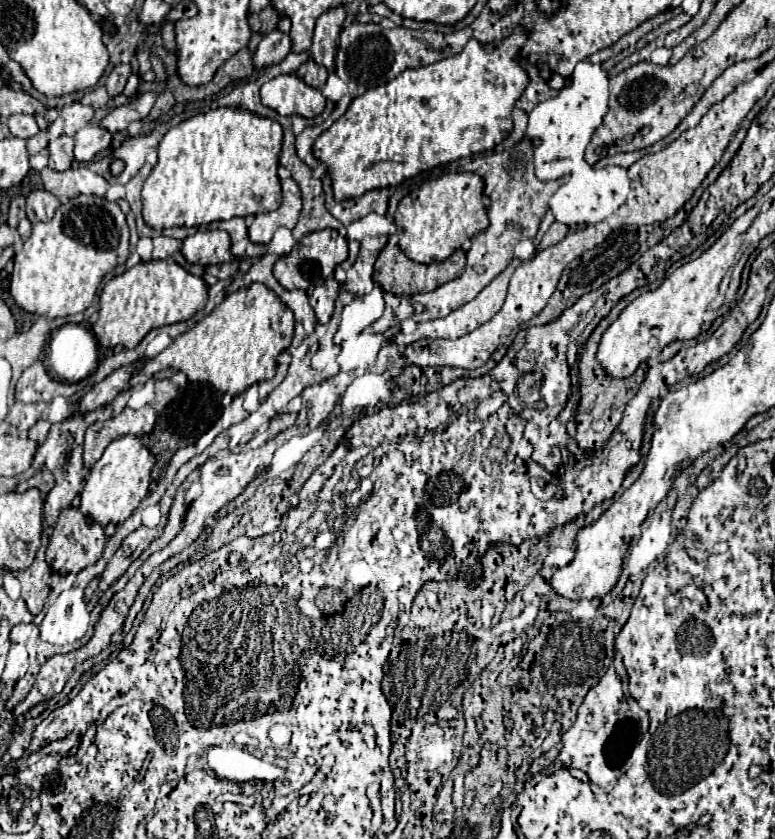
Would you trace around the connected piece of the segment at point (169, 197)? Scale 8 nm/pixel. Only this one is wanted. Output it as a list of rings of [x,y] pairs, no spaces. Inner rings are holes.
[[[218,107],[208,113],[200,113],[172,127],[160,147],[158,165],[148,175],[142,189],[144,221],[154,229],[166,227],[198,227],[212,221],[224,221],[232,217],[246,217],[268,213],[280,207],[282,189],[278,179],[278,153],[282,147],[282,127],[278,121],[252,115],[244,107]]]

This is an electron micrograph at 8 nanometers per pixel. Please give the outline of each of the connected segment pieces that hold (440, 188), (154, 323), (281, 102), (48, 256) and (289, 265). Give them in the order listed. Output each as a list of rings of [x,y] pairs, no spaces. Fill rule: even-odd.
[[[448,173],[424,183],[398,203],[394,223],[398,227],[400,249],[418,263],[434,263],[448,259],[466,239],[472,239],[488,227],[486,207],[482,205],[484,181],[476,173]]]
[[[176,261],[138,263],[118,277],[112,277],[100,293],[100,317],[92,325],[102,347],[136,347],[148,331],[190,319],[208,301],[208,285],[202,277],[188,273]]]
[[[278,75],[260,89],[262,103],[280,115],[316,117],[324,111],[326,99],[318,89],[312,89],[296,75]]]
[[[78,195],[68,203],[60,205],[54,217],[46,223],[36,223],[32,227],[32,235],[24,241],[24,247],[14,257],[14,271],[10,279],[10,295],[14,301],[28,313],[38,313],[46,319],[66,317],[74,313],[86,311],[98,293],[98,287],[106,273],[110,273],[116,265],[122,265],[128,259],[128,225],[126,215],[120,205],[108,201],[104,197],[94,195]]]
[[[322,229],[322,231],[314,231],[310,235],[306,235],[302,241],[298,241],[298,245],[284,257],[280,257],[274,265],[274,277],[278,279],[278,283],[286,289],[310,289],[316,287],[320,283],[324,283],[332,273],[334,267],[340,265],[342,261],[348,259],[348,243],[344,237],[340,237],[336,231],[332,229]]]

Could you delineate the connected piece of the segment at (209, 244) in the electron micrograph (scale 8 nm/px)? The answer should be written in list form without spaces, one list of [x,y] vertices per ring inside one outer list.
[[[198,231],[198,235],[190,235],[184,239],[184,247],[182,247],[184,257],[190,263],[196,265],[216,265],[216,263],[226,263],[232,261],[232,253],[230,253],[230,235],[226,231]]]

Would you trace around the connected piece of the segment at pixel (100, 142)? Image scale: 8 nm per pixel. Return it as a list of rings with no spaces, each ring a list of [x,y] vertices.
[[[88,125],[80,129],[74,137],[74,157],[76,161],[92,161],[100,151],[108,149],[112,143],[112,133],[98,125]]]

